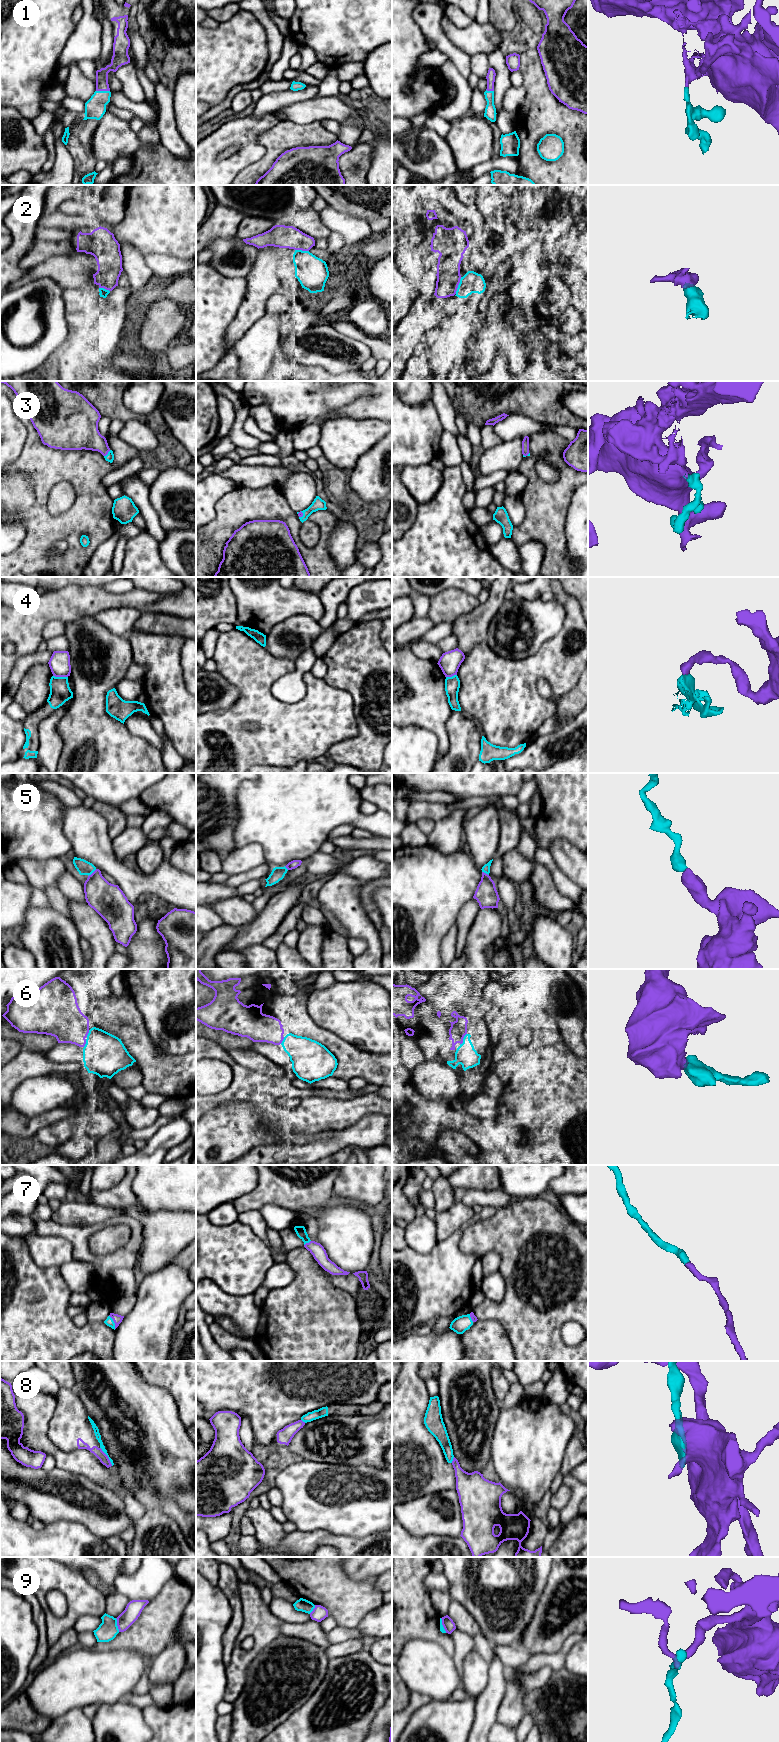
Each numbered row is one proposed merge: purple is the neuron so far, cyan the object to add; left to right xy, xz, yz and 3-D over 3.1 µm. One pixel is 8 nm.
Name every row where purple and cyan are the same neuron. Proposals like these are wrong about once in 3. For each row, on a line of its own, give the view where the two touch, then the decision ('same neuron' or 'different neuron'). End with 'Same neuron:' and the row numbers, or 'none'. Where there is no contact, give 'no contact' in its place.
1: contact in xy; same neuron
2: contact in yz; different neuron
3: contact in xy; same neuron
4: contact in xy; different neuron
5: contact in xy; same neuron
6: contact in yz; same neuron
7: contact in xy; same neuron
8: contact in xy; different neuron
9: contact in xy; different neuron
Same neuron: 1, 3, 5, 6, 7

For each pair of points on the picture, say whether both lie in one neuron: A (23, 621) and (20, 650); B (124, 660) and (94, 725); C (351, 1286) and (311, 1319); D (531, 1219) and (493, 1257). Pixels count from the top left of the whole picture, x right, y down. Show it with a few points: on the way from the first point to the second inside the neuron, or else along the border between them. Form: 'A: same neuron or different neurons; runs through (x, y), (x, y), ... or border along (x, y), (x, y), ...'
A: same neuron; runs through (23, 628), (23, 643)
B: same neuron; runs through (108, 676), (94, 692), (94, 709)
C: different neurons; border along (325, 1277), (333, 1285), (350, 1293), (359, 1301)
D: different neurons; border along (480, 1258), (497, 1252), (499, 1269)

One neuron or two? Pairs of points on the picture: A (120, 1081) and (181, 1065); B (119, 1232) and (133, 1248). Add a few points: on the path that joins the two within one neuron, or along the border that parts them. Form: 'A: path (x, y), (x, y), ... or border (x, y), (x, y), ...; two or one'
A: border (136, 1060), (141, 1069), (142, 1083); two
B: border (127, 1225), (130, 1230), (129, 1239), (107, 1254); two

